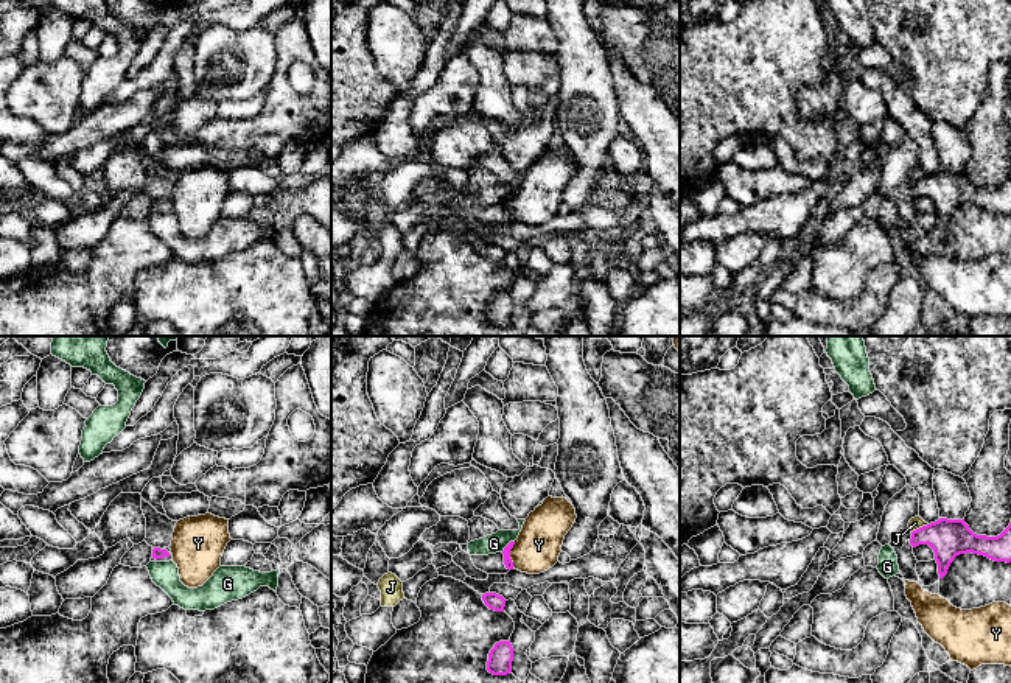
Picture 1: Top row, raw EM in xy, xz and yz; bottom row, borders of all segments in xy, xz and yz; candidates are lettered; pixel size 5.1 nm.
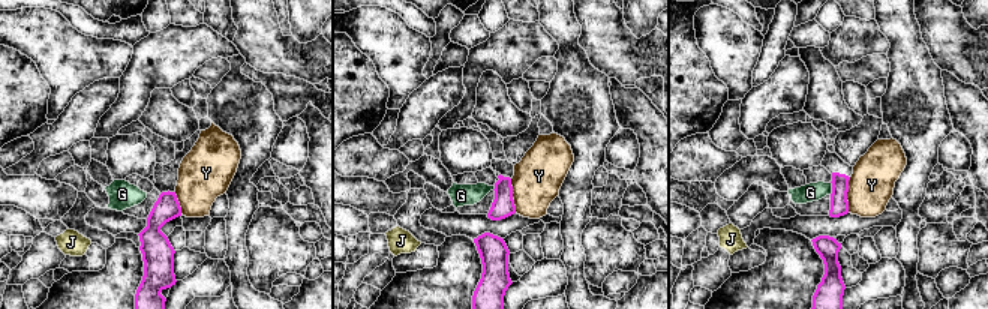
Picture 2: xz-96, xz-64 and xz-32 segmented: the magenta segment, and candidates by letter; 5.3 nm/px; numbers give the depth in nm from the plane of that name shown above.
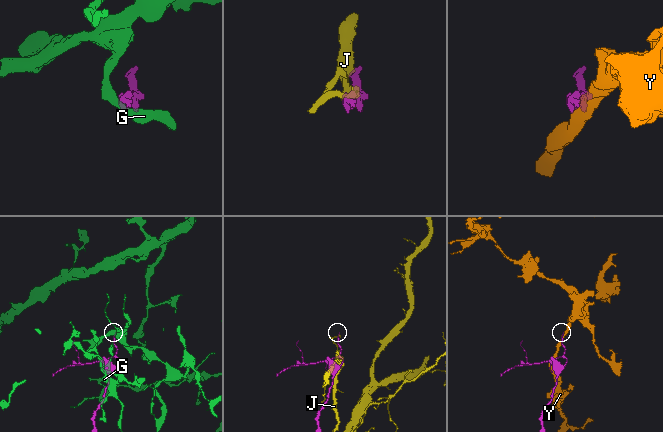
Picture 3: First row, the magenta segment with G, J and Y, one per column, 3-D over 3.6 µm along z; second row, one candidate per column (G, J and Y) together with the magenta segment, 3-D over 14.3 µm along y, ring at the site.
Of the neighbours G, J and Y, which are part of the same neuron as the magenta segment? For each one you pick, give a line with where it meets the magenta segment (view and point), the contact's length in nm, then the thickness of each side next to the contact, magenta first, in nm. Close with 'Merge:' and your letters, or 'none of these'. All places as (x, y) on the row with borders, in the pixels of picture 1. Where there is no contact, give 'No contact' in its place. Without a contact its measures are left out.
Merge: none of these

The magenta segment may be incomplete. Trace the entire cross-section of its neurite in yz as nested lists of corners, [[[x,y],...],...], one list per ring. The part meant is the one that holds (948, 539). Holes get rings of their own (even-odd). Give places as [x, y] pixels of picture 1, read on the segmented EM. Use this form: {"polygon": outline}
{"polygon": [[[939,518],[911,532],[910,545],[929,545],[935,552],[938,574],[943,579],[960,554],[978,554],[994,562],[1011,562],[1011,523],[997,537],[974,534],[964,520]]]}

